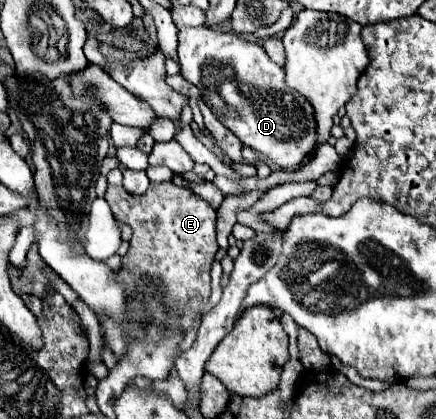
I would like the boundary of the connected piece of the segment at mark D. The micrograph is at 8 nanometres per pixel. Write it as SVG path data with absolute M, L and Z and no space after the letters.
M183 28L179 30L181 48L181 76L201 90L201 98L209 104L211 112L227 126L245 146L251 146L259 154L273 160L281 170L293 170L301 164L301 160L315 148L315 118L313 106L305 96L295 92L285 82L285 70L263 52L263 48L255 42L243 40L233 32L215 32L209 28Z

